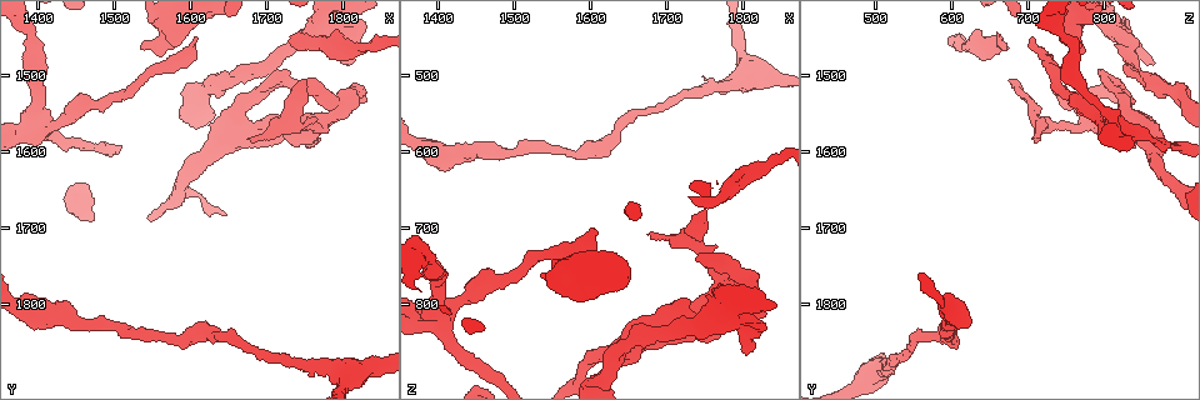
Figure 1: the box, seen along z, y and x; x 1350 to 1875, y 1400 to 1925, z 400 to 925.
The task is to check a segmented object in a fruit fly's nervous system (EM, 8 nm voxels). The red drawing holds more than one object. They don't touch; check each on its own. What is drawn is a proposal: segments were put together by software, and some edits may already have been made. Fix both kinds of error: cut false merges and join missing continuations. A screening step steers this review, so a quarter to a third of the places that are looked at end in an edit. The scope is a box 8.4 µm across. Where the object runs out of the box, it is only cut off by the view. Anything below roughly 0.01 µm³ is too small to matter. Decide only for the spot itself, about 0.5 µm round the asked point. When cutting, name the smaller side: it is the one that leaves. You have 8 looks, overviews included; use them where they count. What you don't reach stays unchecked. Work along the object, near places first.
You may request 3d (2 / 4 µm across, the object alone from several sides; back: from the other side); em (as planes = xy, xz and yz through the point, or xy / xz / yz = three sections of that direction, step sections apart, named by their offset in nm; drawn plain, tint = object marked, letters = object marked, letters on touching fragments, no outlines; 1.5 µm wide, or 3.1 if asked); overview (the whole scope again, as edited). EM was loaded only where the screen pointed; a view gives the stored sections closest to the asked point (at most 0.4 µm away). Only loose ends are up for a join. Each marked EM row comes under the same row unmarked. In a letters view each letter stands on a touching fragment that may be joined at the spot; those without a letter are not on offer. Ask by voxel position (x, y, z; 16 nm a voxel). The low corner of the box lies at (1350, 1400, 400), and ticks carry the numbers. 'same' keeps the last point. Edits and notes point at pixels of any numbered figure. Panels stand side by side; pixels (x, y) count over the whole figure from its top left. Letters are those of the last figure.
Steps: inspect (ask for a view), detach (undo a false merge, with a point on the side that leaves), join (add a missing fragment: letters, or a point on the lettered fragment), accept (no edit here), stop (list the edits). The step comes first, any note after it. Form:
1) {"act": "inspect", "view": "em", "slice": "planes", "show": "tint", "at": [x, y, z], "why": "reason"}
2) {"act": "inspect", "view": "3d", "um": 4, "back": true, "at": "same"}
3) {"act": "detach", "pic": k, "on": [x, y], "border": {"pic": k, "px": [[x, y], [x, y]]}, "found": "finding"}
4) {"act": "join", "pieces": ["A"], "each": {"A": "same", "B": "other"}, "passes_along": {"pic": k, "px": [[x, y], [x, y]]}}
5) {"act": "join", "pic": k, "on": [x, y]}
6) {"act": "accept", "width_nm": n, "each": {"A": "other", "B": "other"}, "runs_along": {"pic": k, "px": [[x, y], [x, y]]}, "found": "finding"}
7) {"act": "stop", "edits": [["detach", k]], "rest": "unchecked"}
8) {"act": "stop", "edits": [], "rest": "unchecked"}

{"act": "inspect", "view": "em", "slice": "yz", "step": 8, "show": "letters", "at": [1800, 1485, 865], "why": "branch stops here"}

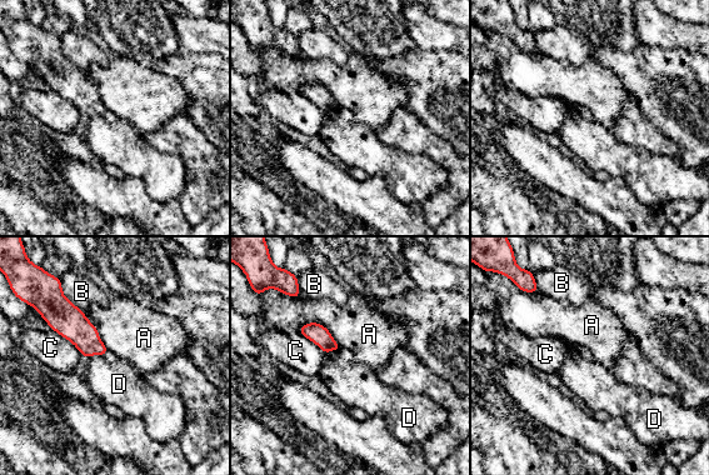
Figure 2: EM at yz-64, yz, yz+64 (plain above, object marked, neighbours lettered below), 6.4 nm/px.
{"act": "inspect", "view": "em", "slice": "xz", "step": 8, "show": "letters", "at": "same"}

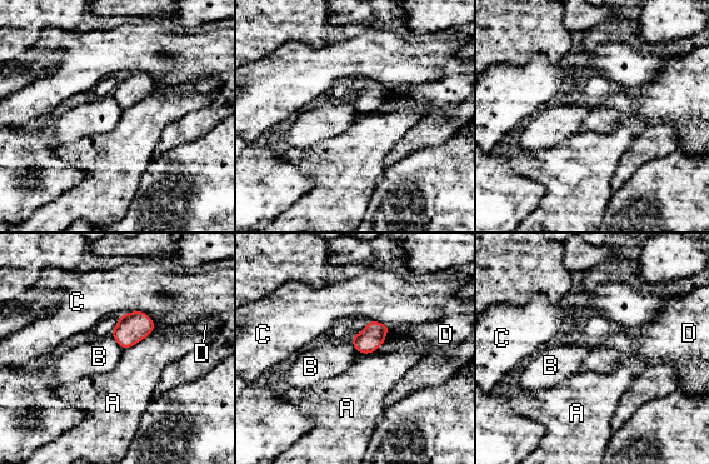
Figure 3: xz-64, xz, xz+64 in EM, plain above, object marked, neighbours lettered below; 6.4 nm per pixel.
{"act": "accept", "each": {"A": "other", "B": "other", "C": "other", "D": "other"}, "found": "none of them fits"}

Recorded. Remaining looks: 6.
{"act": "inspect", "view": "em", "slice": "yz", "step": 8, "show": "letters", "at": [1535, 1460, 765], "why": "free end"}

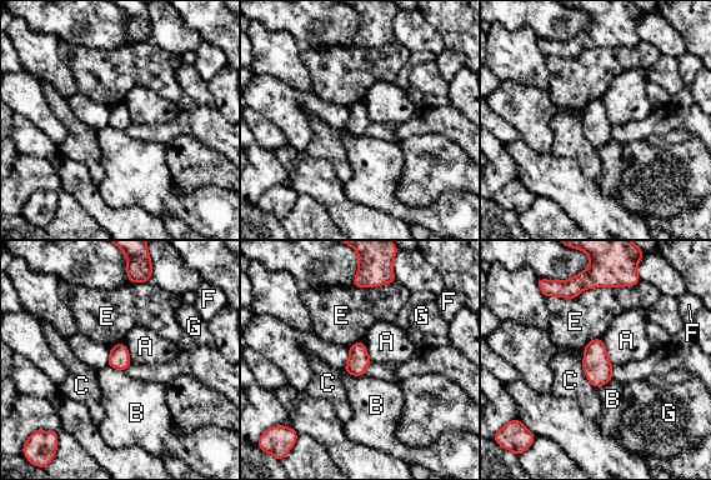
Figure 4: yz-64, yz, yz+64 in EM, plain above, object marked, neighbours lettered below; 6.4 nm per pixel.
{"act": "accept", "each": {"A": "other", "B": "other", "C": "other", "E": "other", "F": "other", "G": "other"}, "border": {"pic": 4, "px": [[600, 339], [612, 364]]}, "found": "no lettered fragment goes on from it"}

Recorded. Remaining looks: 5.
{"act": "inspect", "view": "3d", "um": 2, "back": true, "at": [1675, 1580, 705], "why": "tapers out"}

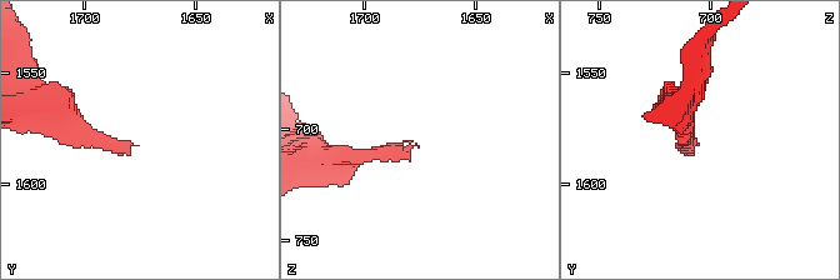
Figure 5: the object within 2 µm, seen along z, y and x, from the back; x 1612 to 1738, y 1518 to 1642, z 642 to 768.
{"act": "inspect", "view": "em", "slice": "xz", "step": 4, "show": "tint", "at": [1676, 1581, 708], "why": "now the EM"}

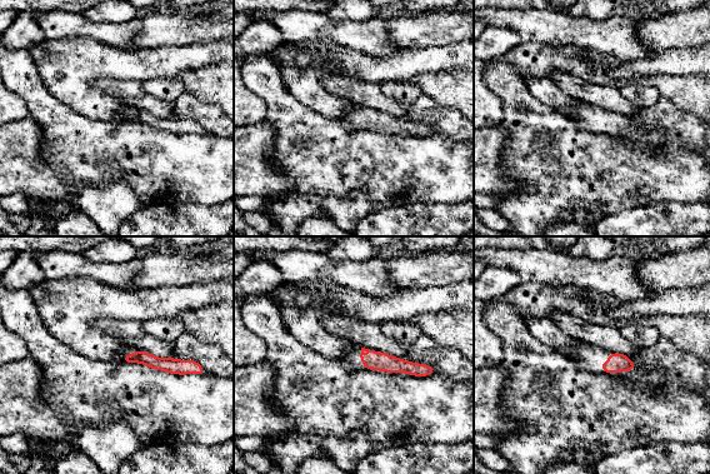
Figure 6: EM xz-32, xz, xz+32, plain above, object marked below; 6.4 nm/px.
{"act": "inspect", "view": "em", "slice": "planes", "show": "letters", "at": "same", "why": "another direction"}

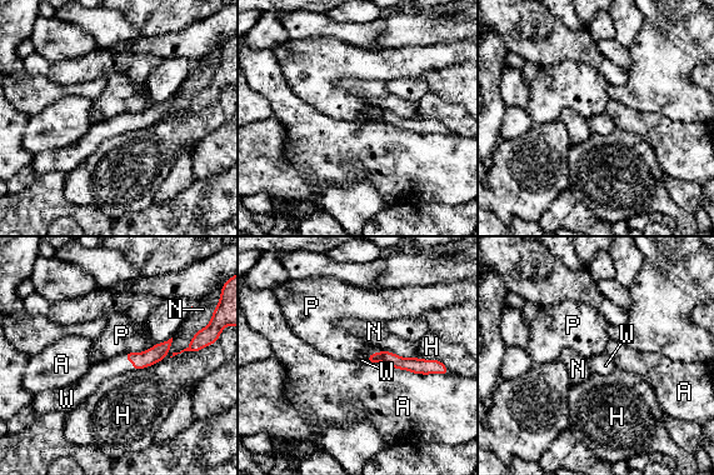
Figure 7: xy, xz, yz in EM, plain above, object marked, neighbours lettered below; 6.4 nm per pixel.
{"act": "join", "pieces": ["W"], "each": {"A": "other", "H": "other", "N": "other", "P": "other", "W": "same"}, "passes_along": {"pic": 7, "px": [[140, 360], [130, 359], [99, 371]]}, "found": "the cell continues"}

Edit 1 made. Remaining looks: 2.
{"act": "stop", "edits": [["join", 7]], "rest": "unchecked"}

